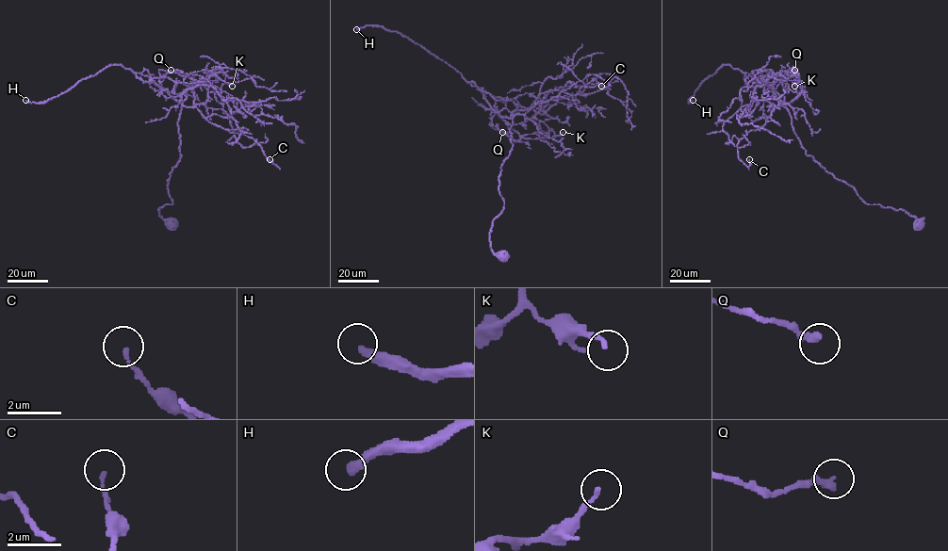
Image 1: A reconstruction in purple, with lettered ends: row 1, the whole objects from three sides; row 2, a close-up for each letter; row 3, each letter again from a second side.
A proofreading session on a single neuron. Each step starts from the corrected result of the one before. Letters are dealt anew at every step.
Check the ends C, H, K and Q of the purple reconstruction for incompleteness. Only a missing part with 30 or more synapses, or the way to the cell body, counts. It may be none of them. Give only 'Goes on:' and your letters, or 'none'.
Goes on: H

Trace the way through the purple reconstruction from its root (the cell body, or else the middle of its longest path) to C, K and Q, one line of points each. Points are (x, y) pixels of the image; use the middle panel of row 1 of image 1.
C: (502, 255), (489, 233), (504, 206), (513, 118), (589, 75), (601, 86)
K: (502, 255), (489, 233), (504, 206), (513, 118), (530, 119), (540, 138), (563, 132)
Q: (502, 255), (489, 233), (504, 206), (513, 118), (493, 110), (502, 132)

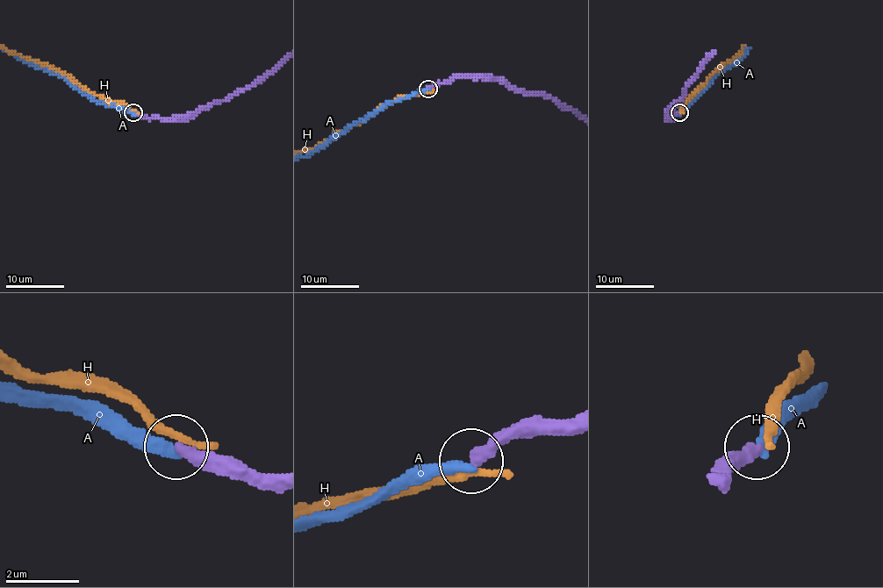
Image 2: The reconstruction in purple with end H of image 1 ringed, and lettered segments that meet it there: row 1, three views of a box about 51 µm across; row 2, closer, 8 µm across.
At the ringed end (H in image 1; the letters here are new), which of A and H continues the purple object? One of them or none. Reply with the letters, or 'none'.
none

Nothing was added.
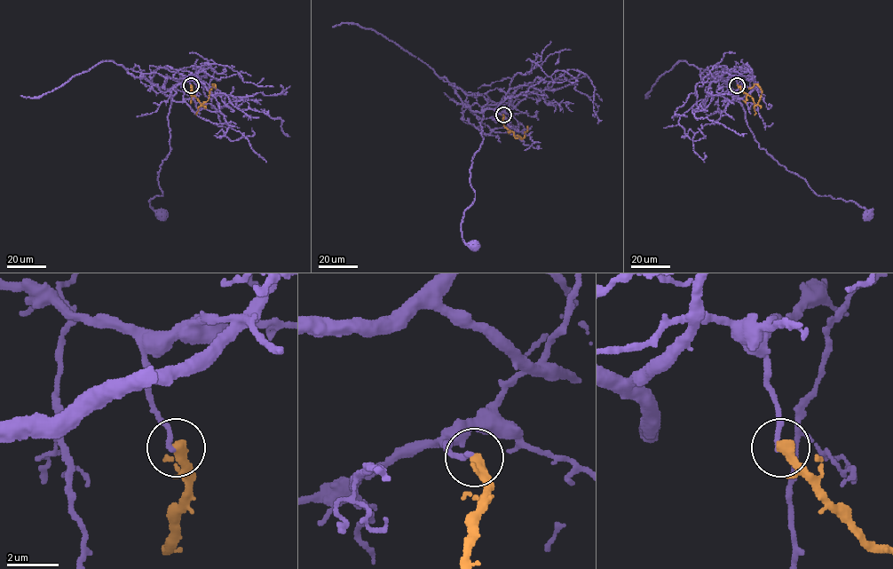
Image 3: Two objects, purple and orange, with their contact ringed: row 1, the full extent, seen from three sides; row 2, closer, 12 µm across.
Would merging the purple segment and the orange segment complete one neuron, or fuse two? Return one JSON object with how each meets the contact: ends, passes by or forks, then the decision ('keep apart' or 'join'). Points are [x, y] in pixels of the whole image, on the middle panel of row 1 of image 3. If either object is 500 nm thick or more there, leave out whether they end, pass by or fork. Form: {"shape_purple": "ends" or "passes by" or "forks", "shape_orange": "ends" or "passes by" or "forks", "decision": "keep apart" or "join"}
{"shape_purple": "ends", "shape_orange": "ends", "decision": "keep apart"}

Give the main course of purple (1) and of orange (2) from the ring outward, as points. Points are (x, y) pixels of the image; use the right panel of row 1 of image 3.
1: (737, 85), (731, 75), (726, 81), (761, 149), (818, 195), (854, 201), (867, 214)
2: (737, 85), (757, 105), (761, 89), (755, 83), (748, 88)

